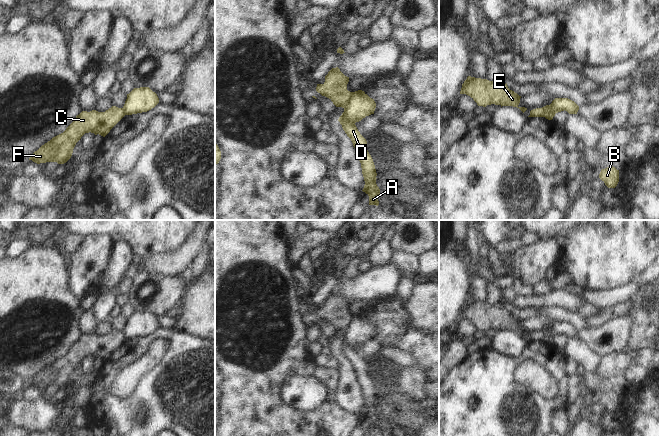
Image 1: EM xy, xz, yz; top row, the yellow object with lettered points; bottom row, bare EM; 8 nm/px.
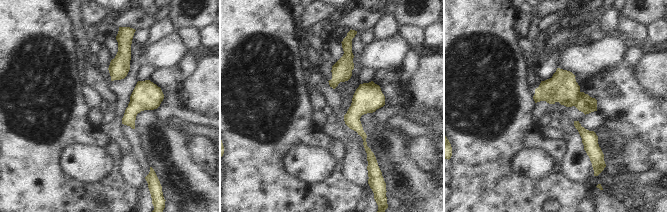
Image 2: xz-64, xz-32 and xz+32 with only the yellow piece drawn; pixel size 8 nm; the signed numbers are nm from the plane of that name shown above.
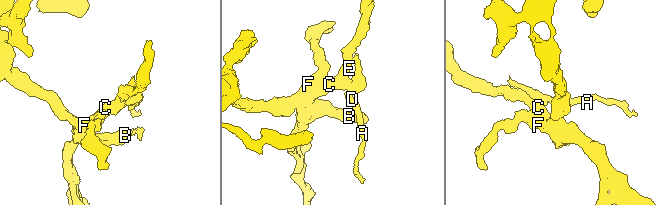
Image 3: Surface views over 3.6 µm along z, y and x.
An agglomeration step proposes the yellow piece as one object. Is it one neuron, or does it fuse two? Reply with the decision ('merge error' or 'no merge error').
merge error

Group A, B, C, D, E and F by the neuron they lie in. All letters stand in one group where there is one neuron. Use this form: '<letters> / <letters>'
A D / B C E F

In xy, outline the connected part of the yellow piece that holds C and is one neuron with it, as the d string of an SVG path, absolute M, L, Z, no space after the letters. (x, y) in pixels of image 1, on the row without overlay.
M116 330L105 336L82 335L63 357L42 369L29 384L37 388L46 386L64 388L71 382L76 367L85 357L91 356L105 361L124 340L124 333Z

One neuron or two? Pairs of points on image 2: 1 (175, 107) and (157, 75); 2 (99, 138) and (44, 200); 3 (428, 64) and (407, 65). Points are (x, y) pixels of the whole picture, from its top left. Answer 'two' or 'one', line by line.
1: one
2: one
3: two

